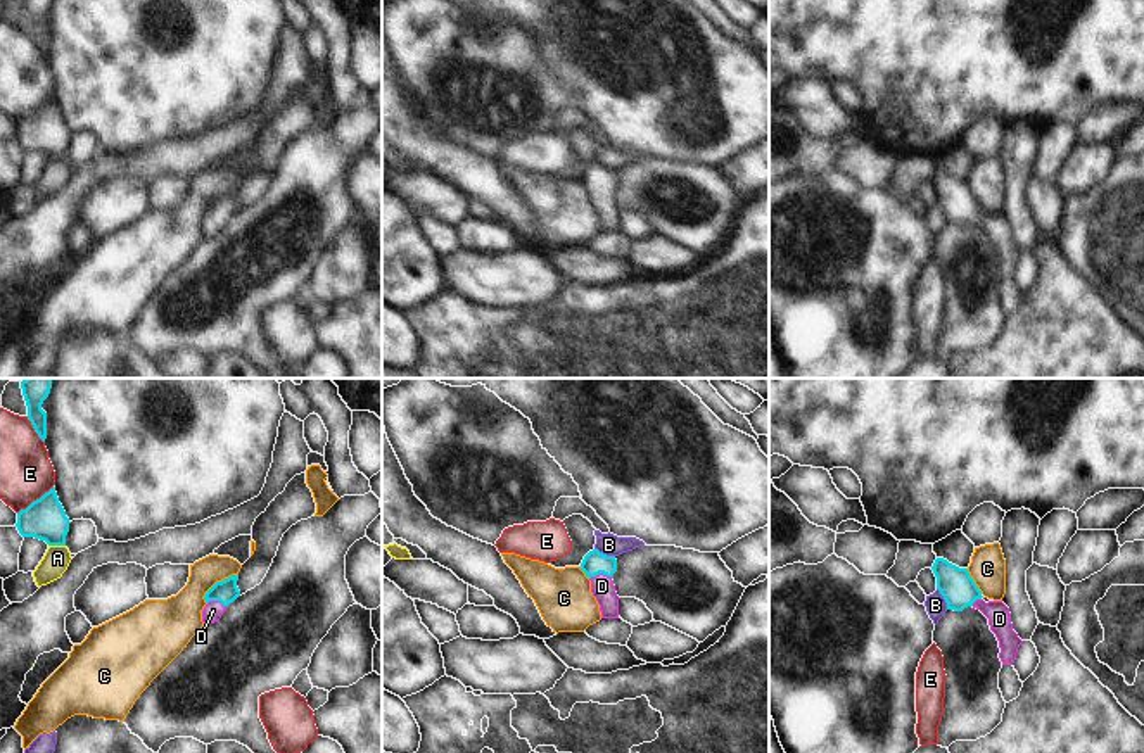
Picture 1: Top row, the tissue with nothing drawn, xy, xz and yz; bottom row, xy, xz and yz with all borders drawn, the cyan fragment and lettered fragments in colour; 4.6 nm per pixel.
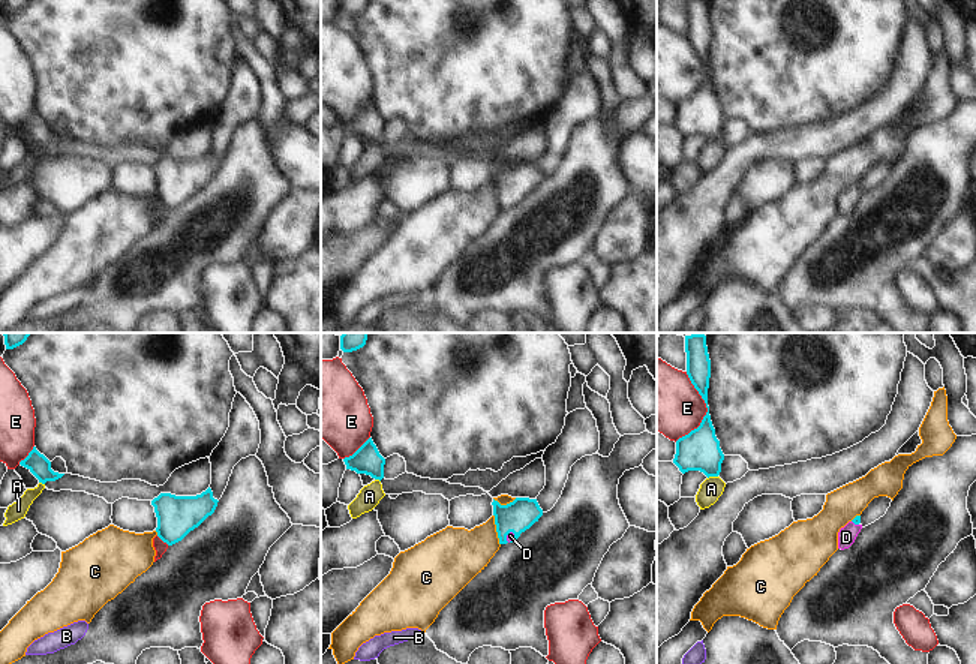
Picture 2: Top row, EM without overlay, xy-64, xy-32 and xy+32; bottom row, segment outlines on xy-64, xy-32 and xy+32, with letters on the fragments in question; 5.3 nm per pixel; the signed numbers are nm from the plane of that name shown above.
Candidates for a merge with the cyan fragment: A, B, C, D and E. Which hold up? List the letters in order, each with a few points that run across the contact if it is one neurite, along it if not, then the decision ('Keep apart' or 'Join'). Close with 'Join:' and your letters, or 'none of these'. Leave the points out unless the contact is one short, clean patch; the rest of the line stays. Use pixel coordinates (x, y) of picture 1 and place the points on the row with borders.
A: Line: xy (49, 544), (64, 546). Keep apart
B: Line: yz (937, 588), (947, 608). Keep apart
C: Line: xy (237, 574), (218, 581), (206, 593), (204, 601). Keep apart
D: Line: xz (595, 562), (600, 572), (602, 586). Join
E: Keep apart
Join: D

